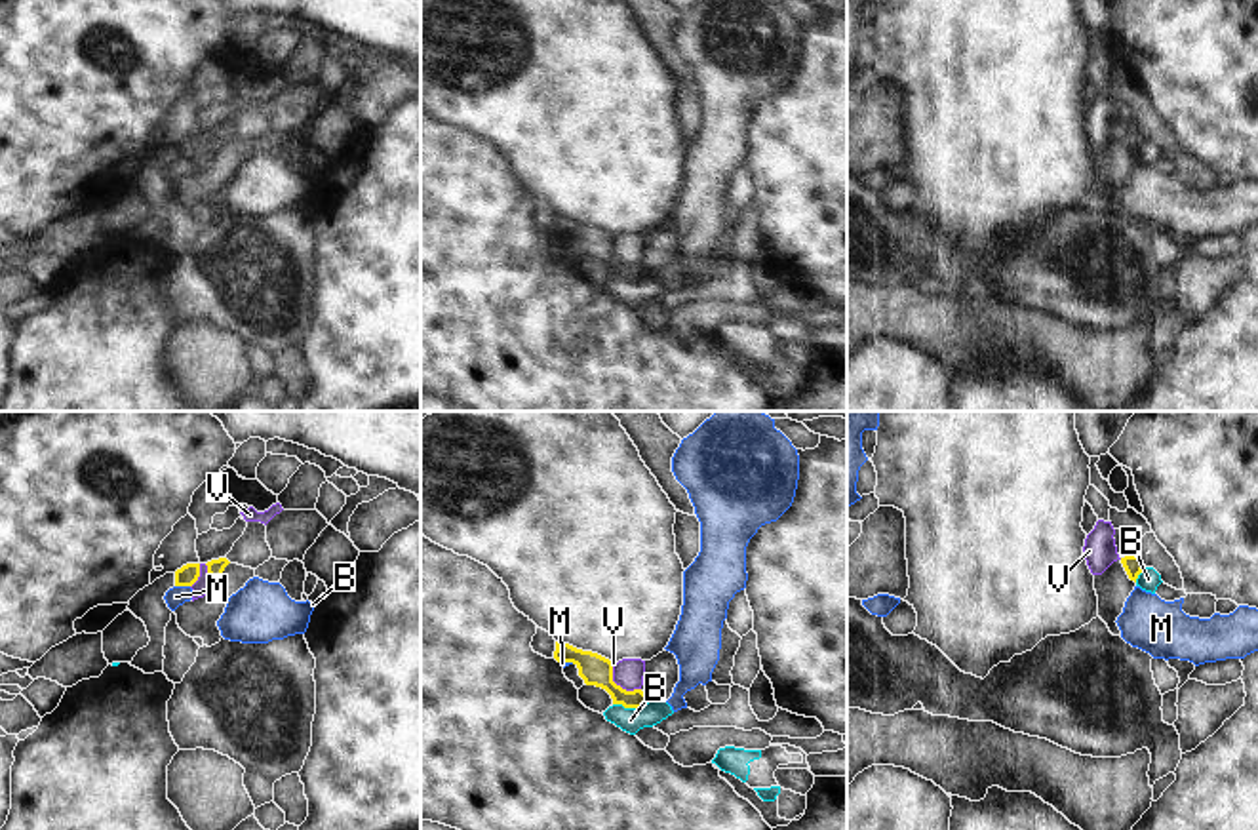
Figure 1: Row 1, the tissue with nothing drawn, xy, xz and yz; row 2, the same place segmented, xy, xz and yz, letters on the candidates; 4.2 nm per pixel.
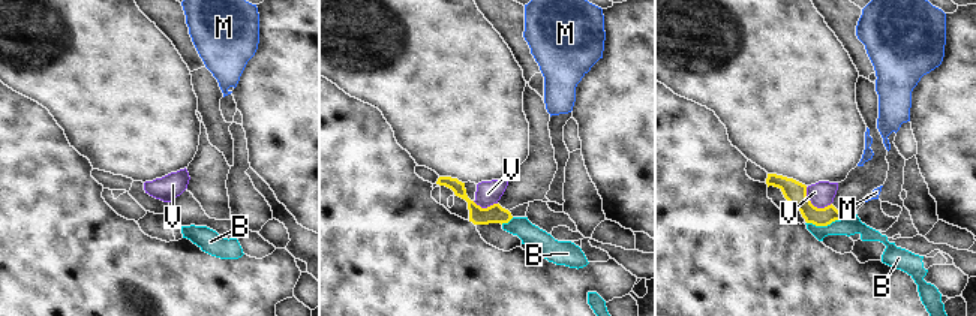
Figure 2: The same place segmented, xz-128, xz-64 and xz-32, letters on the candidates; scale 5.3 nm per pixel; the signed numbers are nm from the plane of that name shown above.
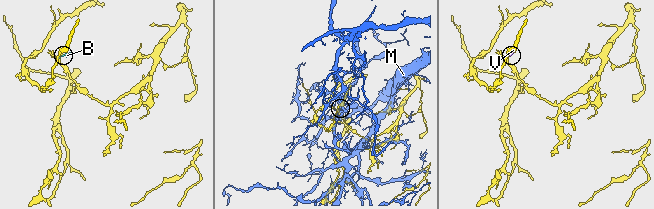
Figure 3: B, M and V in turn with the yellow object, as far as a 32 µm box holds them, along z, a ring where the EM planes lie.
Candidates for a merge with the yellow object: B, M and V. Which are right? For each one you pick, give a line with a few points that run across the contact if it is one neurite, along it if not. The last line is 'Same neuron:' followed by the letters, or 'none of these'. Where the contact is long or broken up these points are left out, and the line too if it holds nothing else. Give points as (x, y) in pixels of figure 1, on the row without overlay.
Same neuron: none of these

